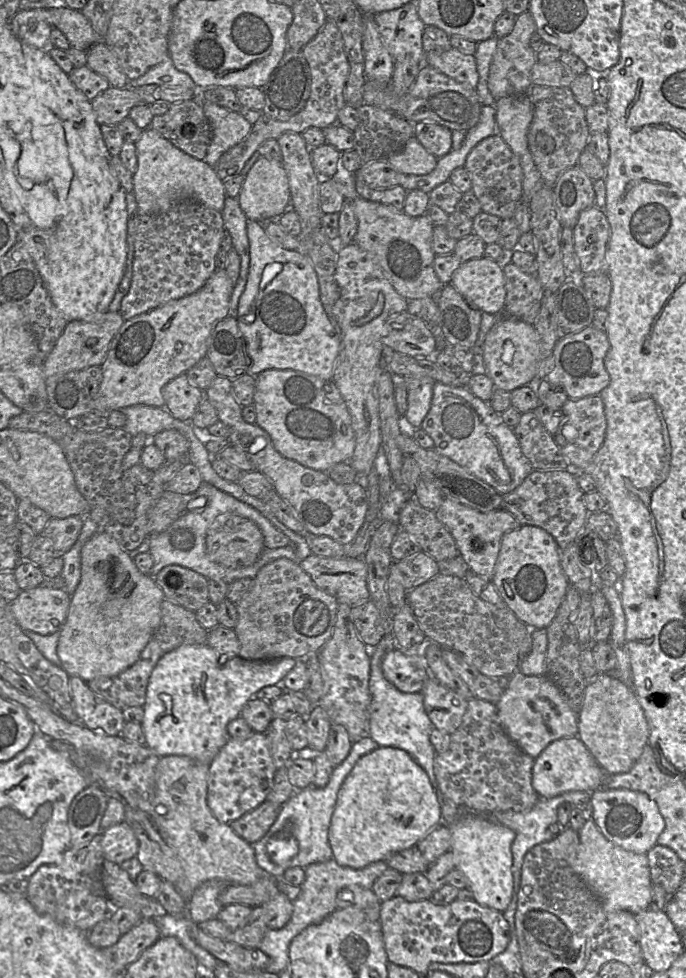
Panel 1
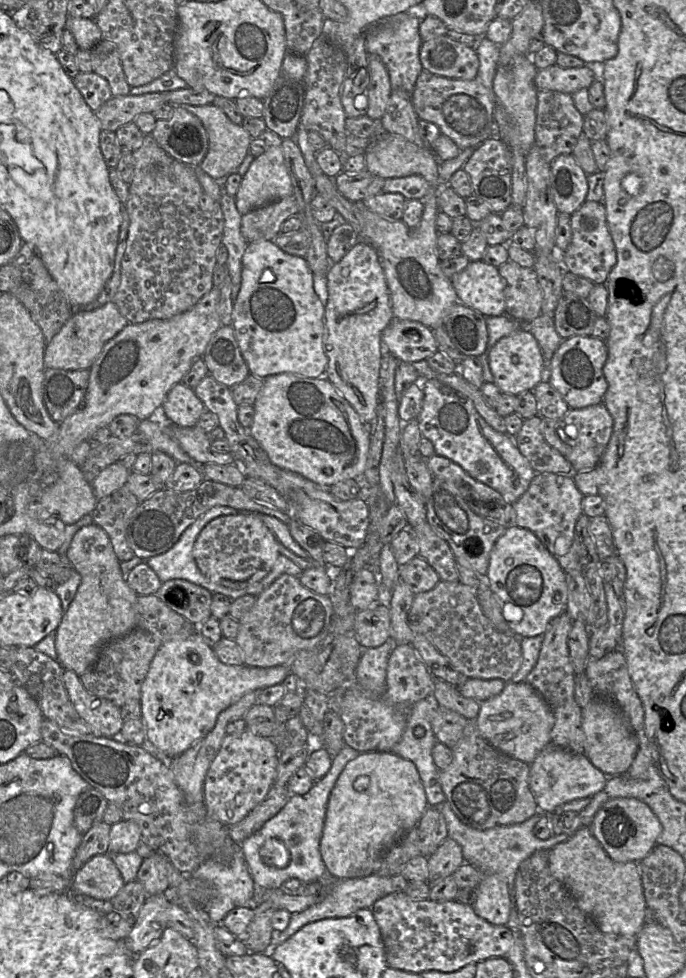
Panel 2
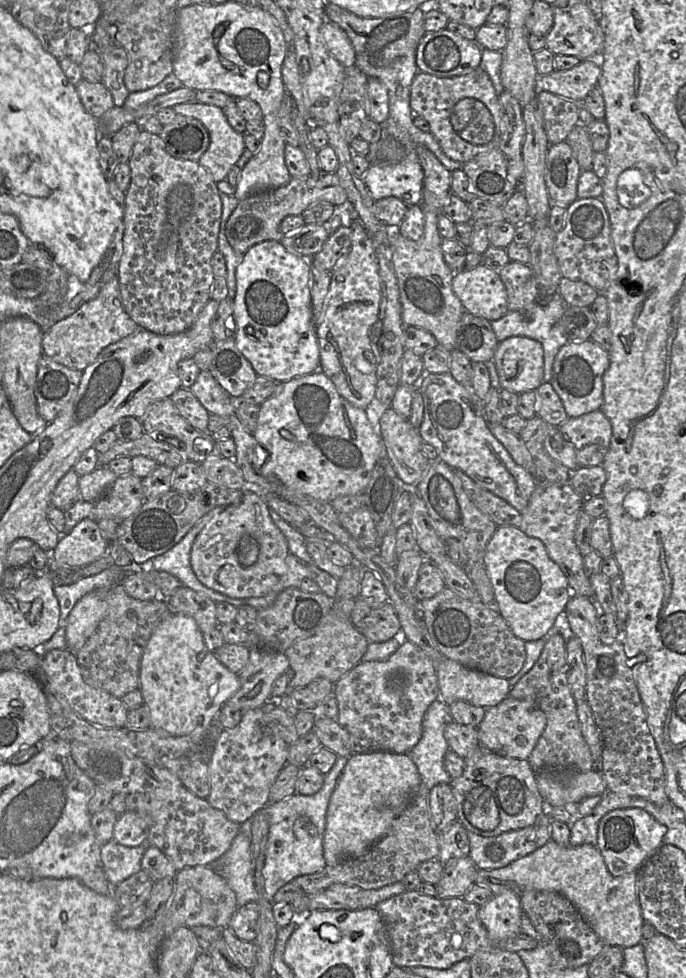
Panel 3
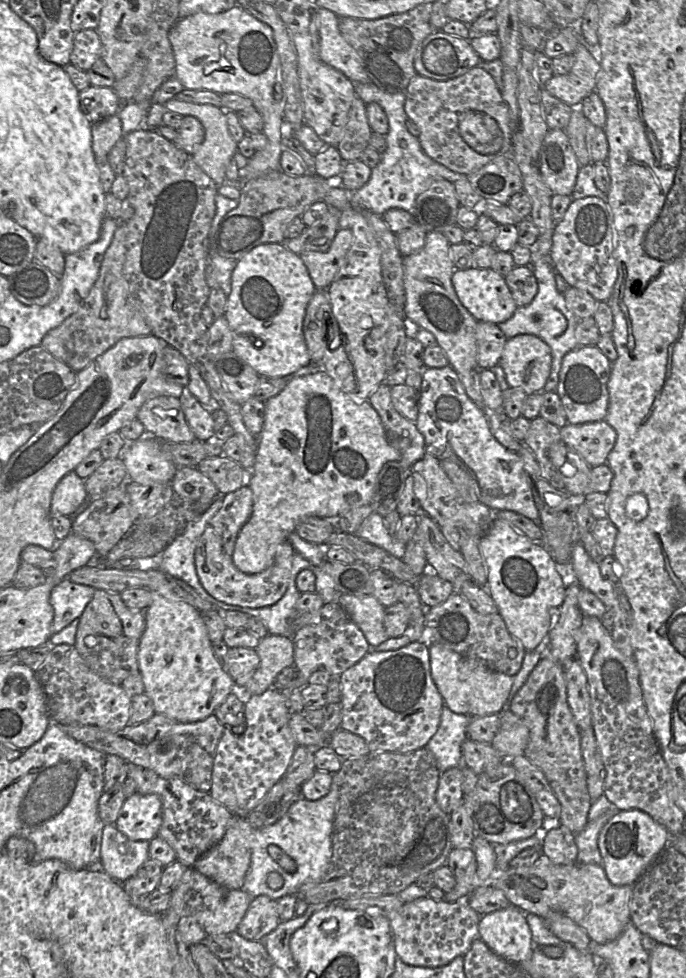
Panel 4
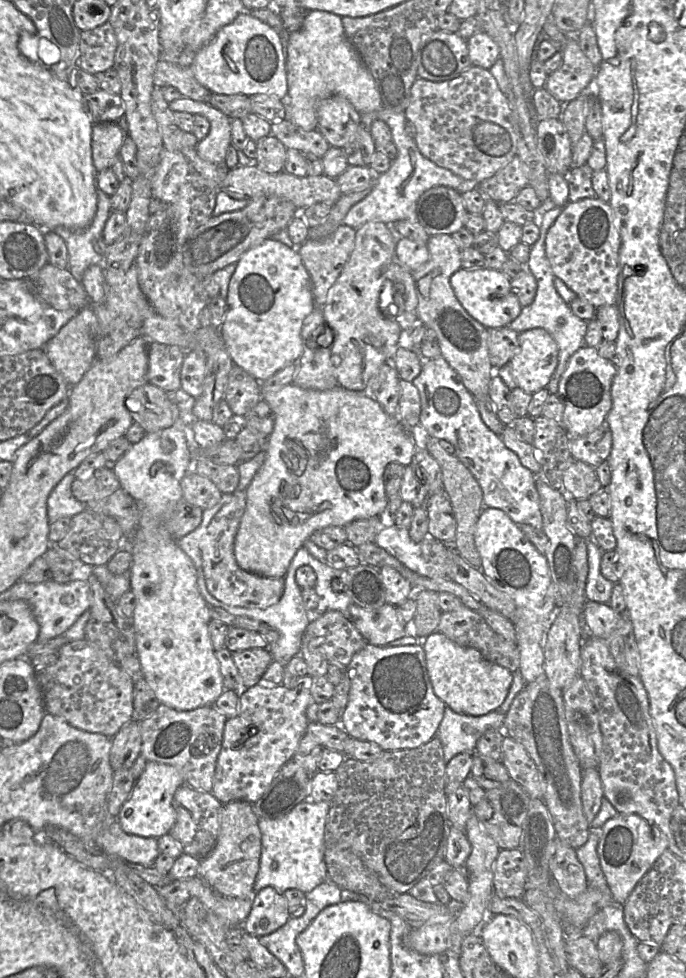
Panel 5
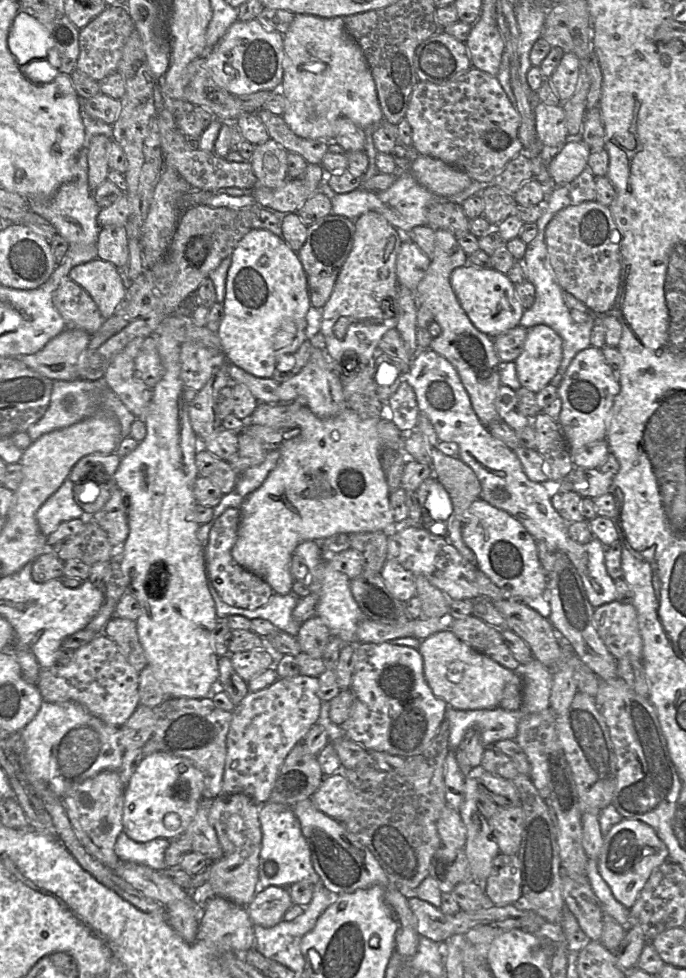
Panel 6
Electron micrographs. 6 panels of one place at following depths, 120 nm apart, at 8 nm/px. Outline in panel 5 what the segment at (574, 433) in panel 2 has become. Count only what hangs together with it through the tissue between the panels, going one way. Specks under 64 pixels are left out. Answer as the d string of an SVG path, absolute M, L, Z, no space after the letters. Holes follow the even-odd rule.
M606 424L585 436L570 439L572 457L594 468L607 461L611 449L612 433Z

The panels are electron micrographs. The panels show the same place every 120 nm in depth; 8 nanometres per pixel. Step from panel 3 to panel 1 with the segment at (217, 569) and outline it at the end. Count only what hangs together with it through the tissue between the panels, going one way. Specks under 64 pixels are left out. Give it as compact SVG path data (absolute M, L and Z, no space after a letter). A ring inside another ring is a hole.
M230 514L216 518L207 531L205 544L211 561L232 569L252 565L265 549L258 526L244 517Z

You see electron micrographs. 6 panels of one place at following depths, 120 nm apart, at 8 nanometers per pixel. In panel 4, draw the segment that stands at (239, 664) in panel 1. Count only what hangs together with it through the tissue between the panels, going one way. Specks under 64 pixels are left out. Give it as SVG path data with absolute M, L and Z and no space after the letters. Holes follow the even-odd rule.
M156 591L150 592L152 601L144 611L146 628L138 649L138 668L144 684L144 693L152 700L157 714L181 723L204 720L214 714L215 709L236 690L235 683L215 657L200 611L187 602L171 601Z

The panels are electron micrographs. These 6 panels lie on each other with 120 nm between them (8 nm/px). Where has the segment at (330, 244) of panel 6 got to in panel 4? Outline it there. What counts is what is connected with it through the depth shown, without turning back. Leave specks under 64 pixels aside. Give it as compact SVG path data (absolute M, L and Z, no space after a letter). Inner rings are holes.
M339 229L327 251L305 251L299 255L317 290L327 290L330 286L352 241L353 234L350 229Z

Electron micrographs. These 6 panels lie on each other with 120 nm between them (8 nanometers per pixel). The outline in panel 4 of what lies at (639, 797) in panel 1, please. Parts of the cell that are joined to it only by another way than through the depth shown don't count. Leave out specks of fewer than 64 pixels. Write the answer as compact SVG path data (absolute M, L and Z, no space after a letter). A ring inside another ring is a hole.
M623 810L602 828L598 847L609 881L616 886L633 885L669 842L668 830L641 810Z

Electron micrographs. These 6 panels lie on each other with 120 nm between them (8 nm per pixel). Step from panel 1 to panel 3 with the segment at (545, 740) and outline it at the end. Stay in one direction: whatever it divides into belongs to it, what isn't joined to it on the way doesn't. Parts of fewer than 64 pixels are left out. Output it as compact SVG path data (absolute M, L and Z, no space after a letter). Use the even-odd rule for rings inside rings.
M509 695L500 704L486 708L484 719L477 727L477 730L480 744L492 752L510 758L529 760L532 751L546 727L546 723L546 715L536 703L533 701L518 700Z

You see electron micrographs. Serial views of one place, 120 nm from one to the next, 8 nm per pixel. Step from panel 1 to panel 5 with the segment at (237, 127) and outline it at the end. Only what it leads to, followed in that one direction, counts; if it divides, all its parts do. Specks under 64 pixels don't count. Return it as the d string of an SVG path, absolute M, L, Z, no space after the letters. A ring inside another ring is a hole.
M187 97L176 99L168 106L173 112L188 112L206 117L210 129L206 137L197 143L195 150L202 159L216 165L224 165L227 150L231 146L230 118L208 103Z

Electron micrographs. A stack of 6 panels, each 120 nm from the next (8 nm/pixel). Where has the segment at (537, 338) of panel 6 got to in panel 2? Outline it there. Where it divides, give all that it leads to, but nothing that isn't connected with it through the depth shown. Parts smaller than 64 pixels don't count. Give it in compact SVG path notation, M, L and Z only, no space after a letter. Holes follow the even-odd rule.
M524 330L501 338L488 349L488 363L494 377L494 384L502 393L519 395L526 391L532 391L544 379L546 379L546 362L543 358L540 346L535 337Z

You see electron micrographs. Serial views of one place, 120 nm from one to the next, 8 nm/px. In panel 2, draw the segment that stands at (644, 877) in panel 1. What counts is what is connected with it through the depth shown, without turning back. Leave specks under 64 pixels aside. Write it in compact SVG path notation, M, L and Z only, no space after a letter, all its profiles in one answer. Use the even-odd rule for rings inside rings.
M583 827L564 843L557 844L549 850L549 868L575 898L579 908L597 924L598 928L609 934L637 937L645 924L646 901L643 892L639 862L616 862L612 860L591 827Z

